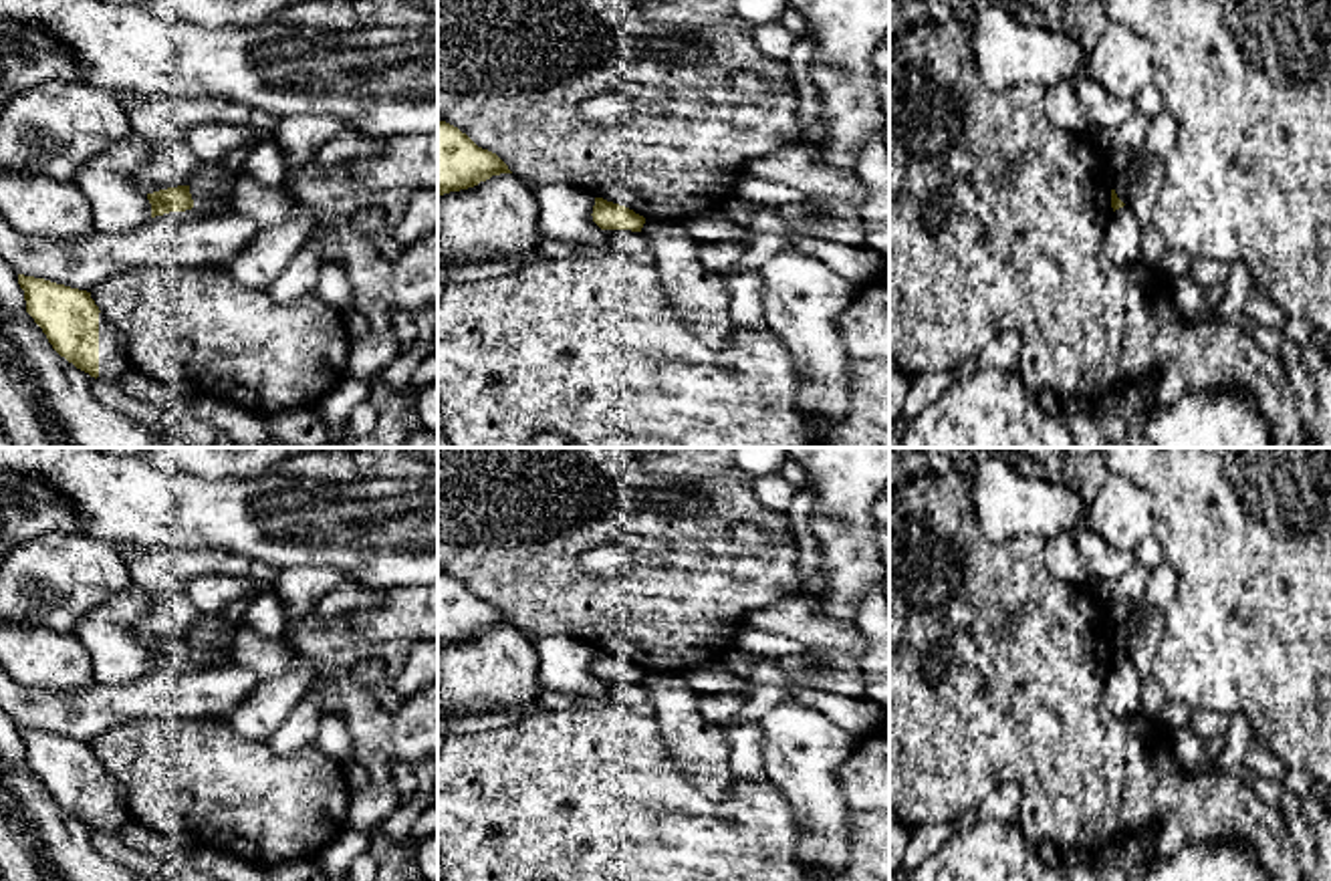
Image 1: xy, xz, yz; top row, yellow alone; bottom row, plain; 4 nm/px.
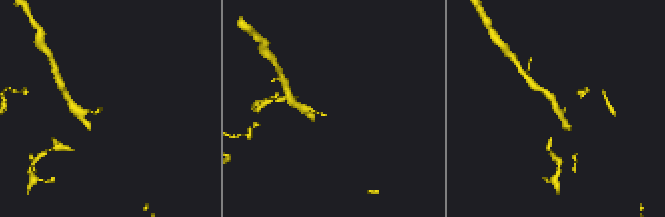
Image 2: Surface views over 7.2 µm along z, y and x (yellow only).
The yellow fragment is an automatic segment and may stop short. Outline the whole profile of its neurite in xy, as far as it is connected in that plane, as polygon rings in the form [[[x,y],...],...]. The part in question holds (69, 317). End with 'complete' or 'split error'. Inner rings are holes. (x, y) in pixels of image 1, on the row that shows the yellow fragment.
[[[18,274],[18,284],[26,312],[60,357],[111,385],[131,371],[123,333],[99,310],[91,292],[24,274]]]; split error

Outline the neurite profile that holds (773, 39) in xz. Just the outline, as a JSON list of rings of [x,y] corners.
[[[766,22],[754,26],[754,42],[768,58],[786,60],[797,42],[797,34],[780,22]]]

